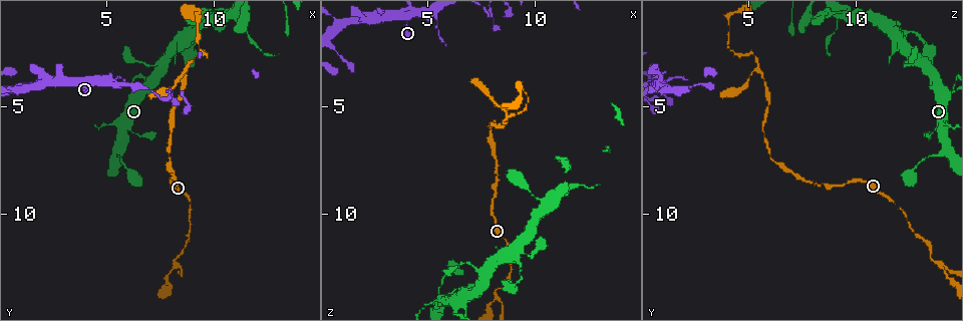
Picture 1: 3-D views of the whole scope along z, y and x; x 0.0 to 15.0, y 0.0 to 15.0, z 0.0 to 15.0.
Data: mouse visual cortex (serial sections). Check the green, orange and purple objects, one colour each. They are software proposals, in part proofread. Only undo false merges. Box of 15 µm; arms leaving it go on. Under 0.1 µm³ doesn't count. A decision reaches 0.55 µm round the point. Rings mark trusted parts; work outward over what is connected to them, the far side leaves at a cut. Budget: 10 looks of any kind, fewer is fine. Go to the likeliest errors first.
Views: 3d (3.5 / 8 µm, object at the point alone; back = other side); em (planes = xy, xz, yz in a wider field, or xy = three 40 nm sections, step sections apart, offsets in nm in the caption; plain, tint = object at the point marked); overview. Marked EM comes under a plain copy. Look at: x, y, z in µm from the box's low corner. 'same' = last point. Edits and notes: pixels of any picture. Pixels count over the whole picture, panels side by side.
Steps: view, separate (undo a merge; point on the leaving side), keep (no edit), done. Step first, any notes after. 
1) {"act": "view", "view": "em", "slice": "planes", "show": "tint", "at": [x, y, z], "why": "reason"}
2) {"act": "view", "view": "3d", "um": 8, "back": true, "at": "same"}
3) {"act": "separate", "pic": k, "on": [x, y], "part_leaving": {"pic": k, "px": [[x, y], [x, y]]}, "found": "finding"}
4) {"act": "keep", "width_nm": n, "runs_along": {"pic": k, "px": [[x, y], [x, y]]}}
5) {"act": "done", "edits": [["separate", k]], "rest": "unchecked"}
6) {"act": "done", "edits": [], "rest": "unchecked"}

{"act": "view", "view": "3d", "um": 3.5, "at": [5.3, 5.7, 14.0], "why": "sudden change in width"}

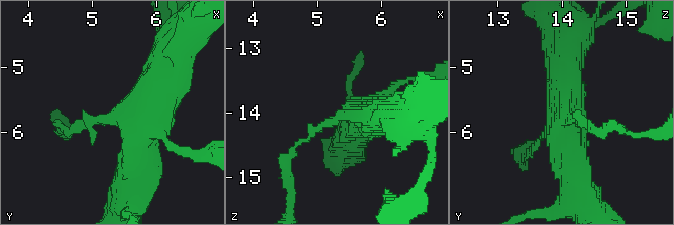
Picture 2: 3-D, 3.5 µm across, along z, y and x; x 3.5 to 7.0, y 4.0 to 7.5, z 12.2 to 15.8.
{"act": "view", "view": "em", "slice": "xy", "step": 2, "show": "tint", "at": [5.30, 5.75, 14.05], "arm_widths_nm": [100, 600]}

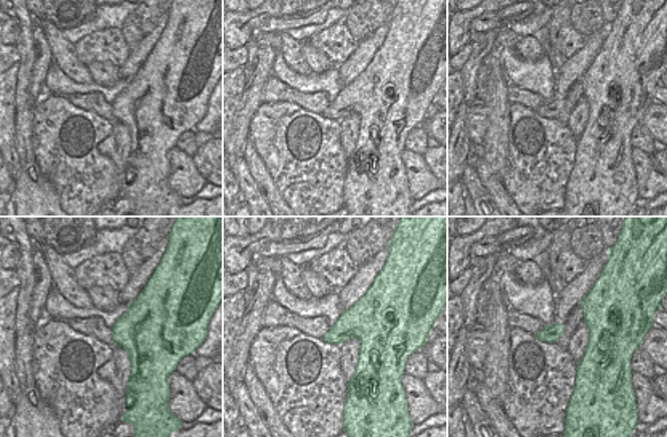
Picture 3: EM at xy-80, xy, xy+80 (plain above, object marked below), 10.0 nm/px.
{"act": "keep", "width_nm": 340, "runs_along": {"pic": 2, "px": [[386, 114], [337, 116], [288, 157]]}, "found": "all the same cell"}

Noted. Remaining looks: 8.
{"act": "view", "view": "3d", "um": 3.5, "at": [8.0, 7.2, 5.9], "why": "narrows sharply"}

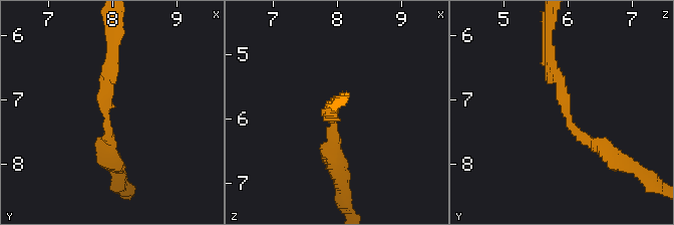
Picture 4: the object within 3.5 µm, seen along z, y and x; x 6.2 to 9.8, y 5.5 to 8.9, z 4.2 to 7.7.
{"act": "view", "view": "em", "slice": "xy", "step": 3, "show": "tint", "at": [7.90, 7.30, 5.95]}

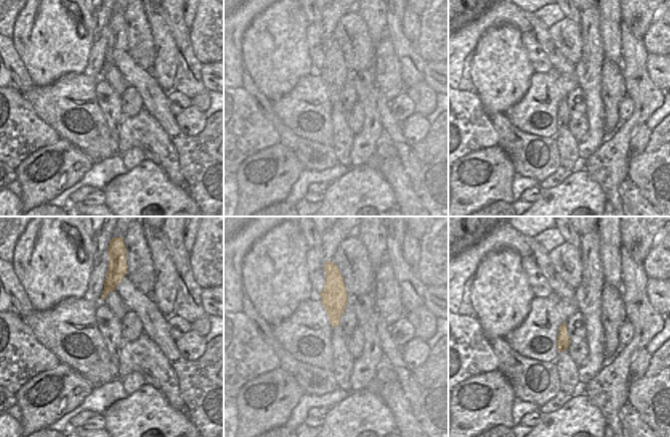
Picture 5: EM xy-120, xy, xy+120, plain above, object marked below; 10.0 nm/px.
{"act": "keep", "arm_widths_nm": [200, 250], "runs_along": {"pic": 4, "px": [[615, 160], [569, 123], [551, 55]]}, "found": "continuous, no second cell"}

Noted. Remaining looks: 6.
{"act": "view", "view": "3d", "um": 3.5, "at": [8.6, 3.2, 5.4], "why": "a fork"}

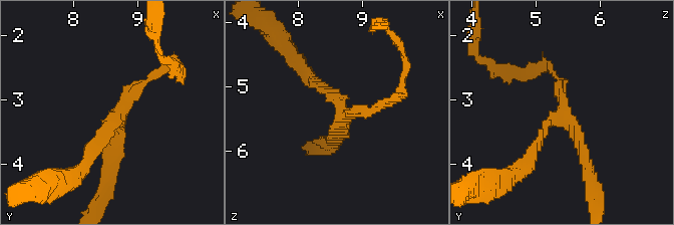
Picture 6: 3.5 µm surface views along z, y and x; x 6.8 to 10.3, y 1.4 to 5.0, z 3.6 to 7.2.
{"act": "view", "view": "em", "slice": "planes", "show": "tint", "at": [8.70, 3.25, 5.45]}

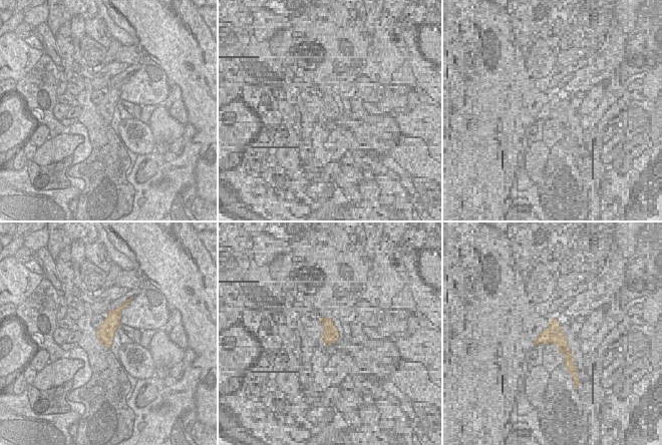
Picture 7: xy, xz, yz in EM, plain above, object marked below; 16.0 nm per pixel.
{"act": "keep", "width_nm": 280, "runs_along": {"pic": 6, "px": [[109, 177], [122, 102], [165, 68]]}, "found": "continuous, no second cell"}

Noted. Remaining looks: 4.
{"act": "view", "view": "3d", "um": 3.5, "at": [9.3, 2.4, 4.1], "why": "abrupt turn"}

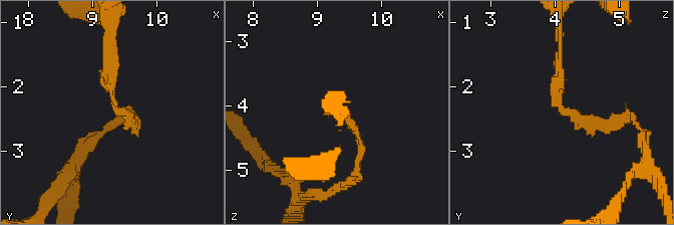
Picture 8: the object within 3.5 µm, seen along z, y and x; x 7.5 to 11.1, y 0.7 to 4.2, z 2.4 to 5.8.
{"act": "view", "view": "em", "slice": "xy", "step": 3, "show": "tint", "at": [9.35, 2.30, 4.10], "arm_widths_nm": [150, 150], "why": "need the tissue"}

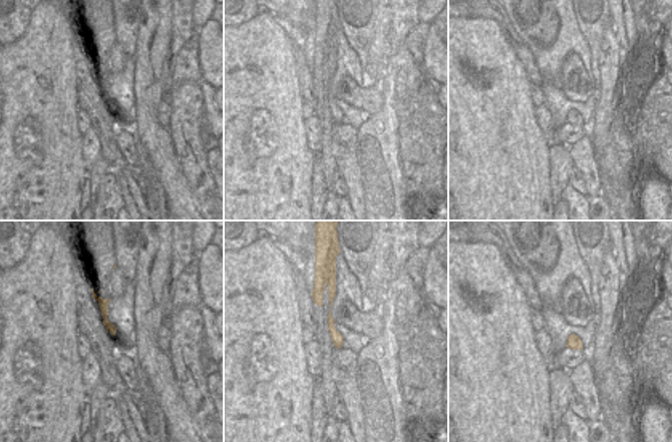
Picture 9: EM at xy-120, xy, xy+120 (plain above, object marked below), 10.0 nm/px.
{"act": "keep", "runs_along": {"pic": 8, "px": [[615, 120], [582, 123], [559, 104], [559, 39]]}, "found": "continuous, no second cell"}

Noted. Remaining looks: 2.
{"act": "done", "edits": [], "rest": "unchecked"}

